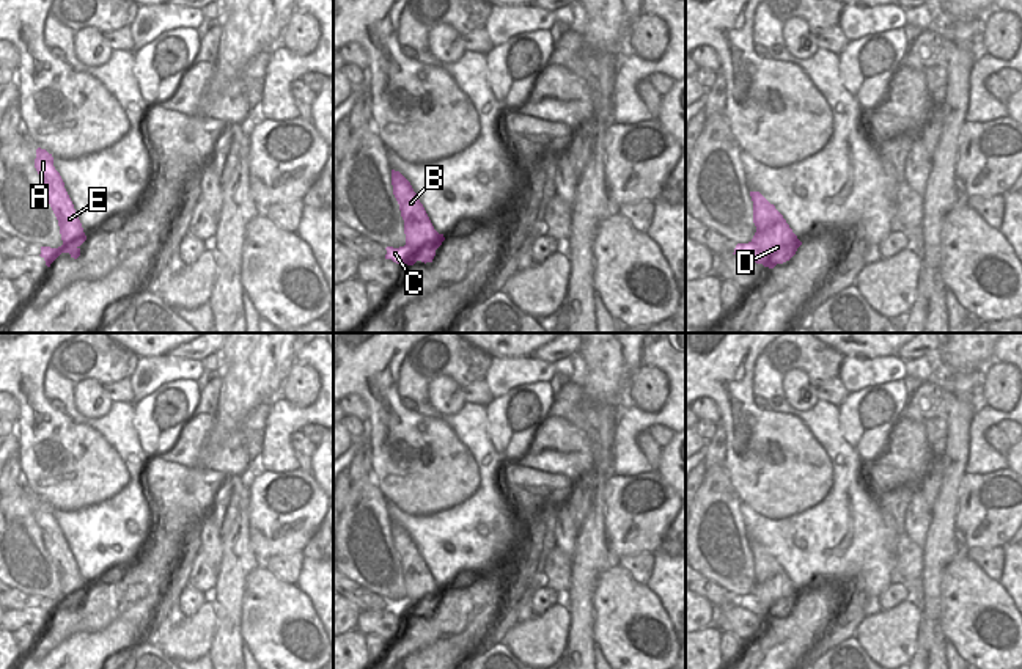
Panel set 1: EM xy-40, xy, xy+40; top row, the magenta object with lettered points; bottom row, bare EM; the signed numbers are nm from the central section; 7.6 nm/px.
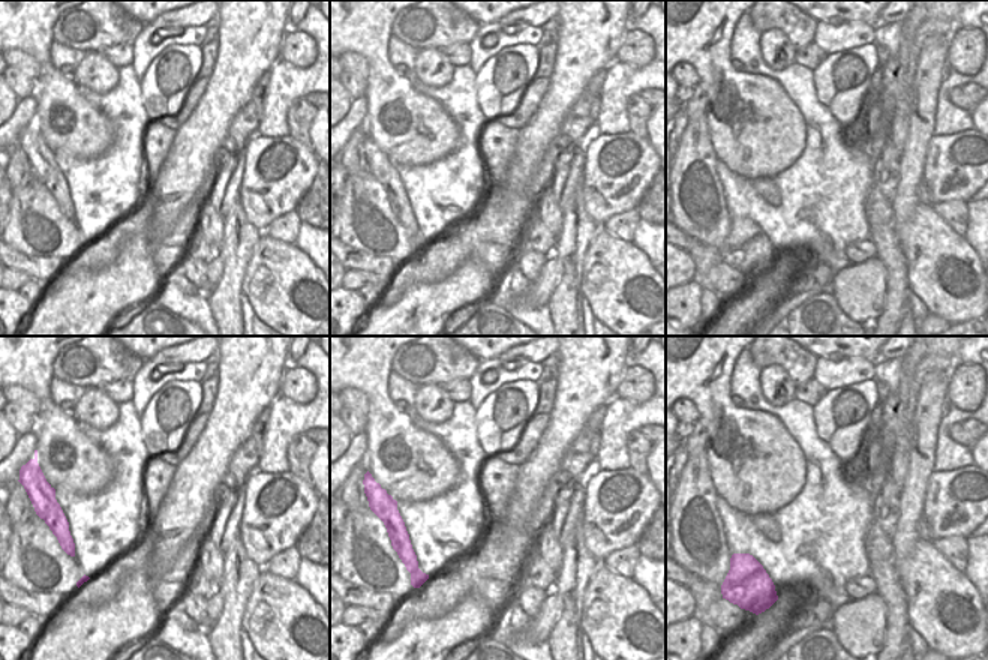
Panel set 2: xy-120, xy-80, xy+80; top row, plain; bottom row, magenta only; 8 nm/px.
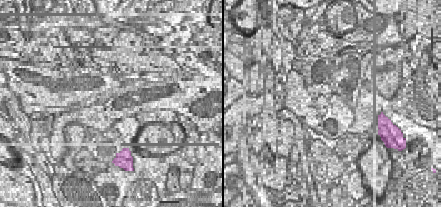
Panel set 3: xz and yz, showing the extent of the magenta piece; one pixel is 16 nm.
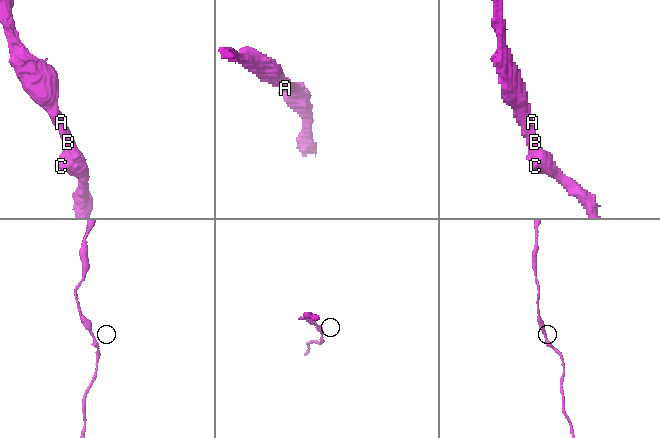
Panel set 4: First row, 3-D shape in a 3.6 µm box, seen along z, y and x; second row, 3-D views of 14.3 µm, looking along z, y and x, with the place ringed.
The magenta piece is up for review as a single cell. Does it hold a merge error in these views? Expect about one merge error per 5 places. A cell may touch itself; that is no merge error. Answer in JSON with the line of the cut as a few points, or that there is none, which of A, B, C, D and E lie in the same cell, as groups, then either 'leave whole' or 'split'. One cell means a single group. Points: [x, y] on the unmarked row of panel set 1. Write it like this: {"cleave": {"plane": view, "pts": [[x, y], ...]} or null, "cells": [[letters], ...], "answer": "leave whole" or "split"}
{"cleave": null, "cells": [["A", "B", "C", "D", "E"]], "answer": "leave whole"}

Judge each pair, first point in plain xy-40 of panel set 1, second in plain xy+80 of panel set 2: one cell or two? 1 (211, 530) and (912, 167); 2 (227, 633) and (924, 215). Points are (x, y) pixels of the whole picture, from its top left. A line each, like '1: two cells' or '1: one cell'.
1: two cells
2: two cells

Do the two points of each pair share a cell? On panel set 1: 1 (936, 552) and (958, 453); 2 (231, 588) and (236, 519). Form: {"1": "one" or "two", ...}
{"1": "one", "2": "one"}

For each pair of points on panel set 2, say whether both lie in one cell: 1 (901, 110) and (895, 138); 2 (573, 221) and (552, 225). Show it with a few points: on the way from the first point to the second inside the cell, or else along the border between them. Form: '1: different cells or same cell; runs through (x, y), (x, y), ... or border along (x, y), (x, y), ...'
1: same cell; runs through (898, 117), (898, 131)
2: different cells; border along (561, 210), (561, 230), (555, 236)

